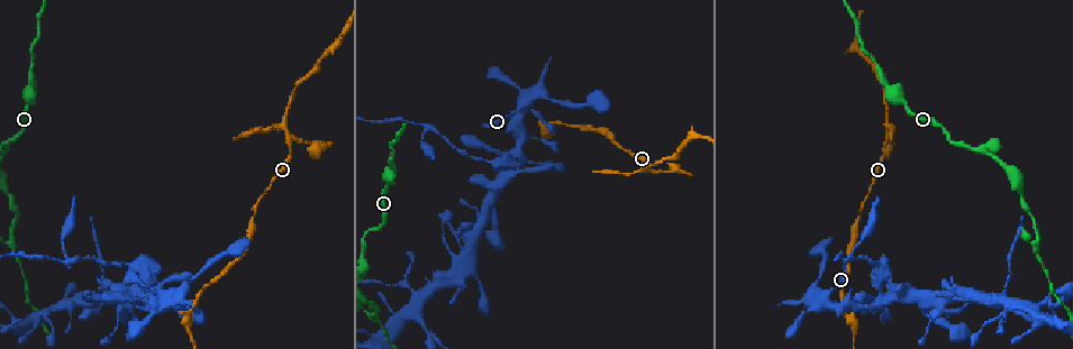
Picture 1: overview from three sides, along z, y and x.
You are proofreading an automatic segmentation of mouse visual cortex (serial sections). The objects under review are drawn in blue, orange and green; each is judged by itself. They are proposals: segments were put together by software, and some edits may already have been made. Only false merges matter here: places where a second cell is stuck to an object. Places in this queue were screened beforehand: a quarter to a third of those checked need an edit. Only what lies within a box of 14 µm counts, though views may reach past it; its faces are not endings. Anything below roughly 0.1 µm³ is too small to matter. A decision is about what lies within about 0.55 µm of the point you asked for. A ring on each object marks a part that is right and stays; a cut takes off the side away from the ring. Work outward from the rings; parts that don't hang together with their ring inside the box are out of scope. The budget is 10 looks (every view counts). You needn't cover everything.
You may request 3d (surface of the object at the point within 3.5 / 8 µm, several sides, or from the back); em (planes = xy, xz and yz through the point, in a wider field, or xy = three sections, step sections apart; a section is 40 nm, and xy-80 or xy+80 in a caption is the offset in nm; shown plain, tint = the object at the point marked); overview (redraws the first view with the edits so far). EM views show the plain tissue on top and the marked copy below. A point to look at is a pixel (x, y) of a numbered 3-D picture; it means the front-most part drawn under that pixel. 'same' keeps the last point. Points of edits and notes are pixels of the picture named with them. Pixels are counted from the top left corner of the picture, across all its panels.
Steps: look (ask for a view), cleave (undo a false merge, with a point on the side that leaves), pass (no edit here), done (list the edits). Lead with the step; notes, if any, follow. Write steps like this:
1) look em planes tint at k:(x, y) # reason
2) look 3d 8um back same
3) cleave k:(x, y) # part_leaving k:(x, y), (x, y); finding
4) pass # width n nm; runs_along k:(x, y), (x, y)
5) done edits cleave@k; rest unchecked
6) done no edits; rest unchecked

look 3d 8um at 1:(885, 140) # branch point

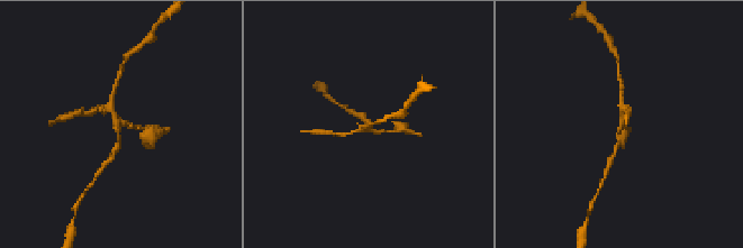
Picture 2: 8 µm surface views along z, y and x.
look 3d 3.5um at 2:(621, 125)

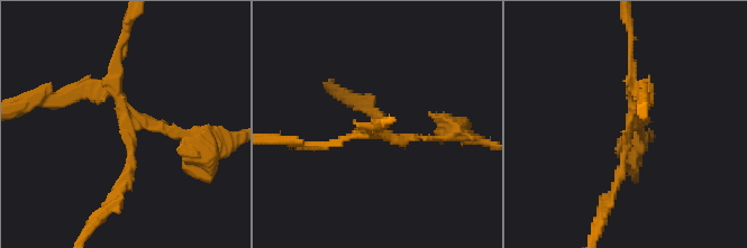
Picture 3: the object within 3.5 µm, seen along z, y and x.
look em xy step 3 tint at 3:(631, 128) # now the EM

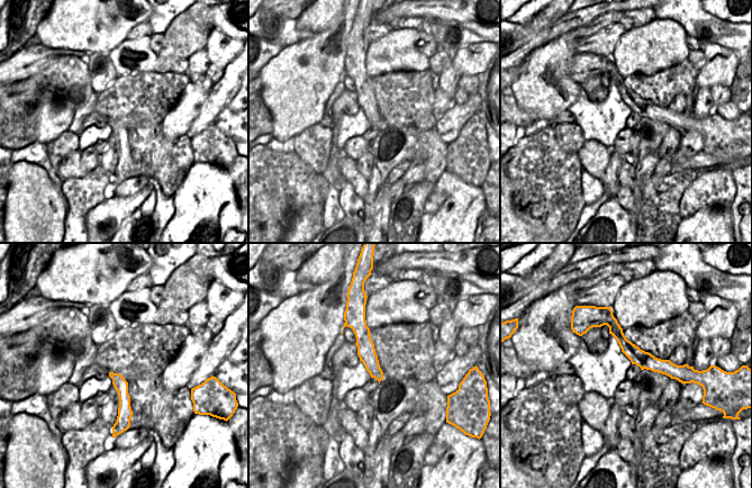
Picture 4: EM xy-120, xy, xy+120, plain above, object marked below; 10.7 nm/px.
cleave 3:(69, 98) # two cells meet here

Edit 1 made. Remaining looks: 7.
look 3d 3.5um at 1:(543, 94)

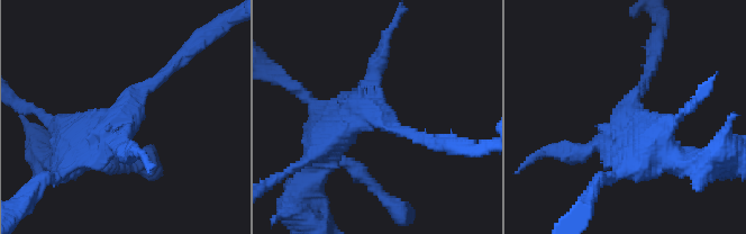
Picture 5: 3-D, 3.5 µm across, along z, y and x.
look em xy step 5 tint at 5:(381, 120) # shape alone is not enough

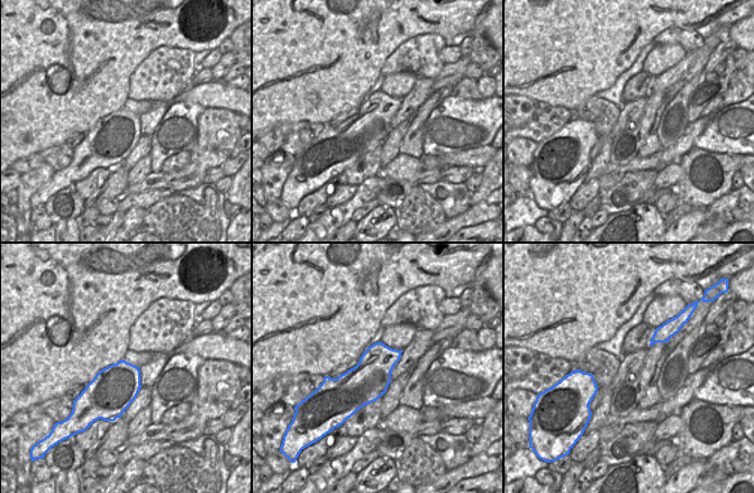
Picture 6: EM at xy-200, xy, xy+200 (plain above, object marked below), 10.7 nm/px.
pass # runs_along 5:(70, 140), (100, 136), (183, 56); all the same cell

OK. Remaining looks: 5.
look 3d 3.5um at 1:(406, 287) # sudden change in width

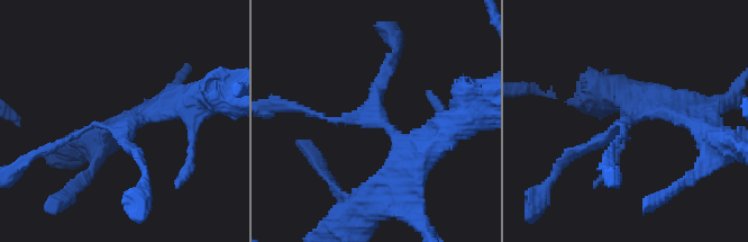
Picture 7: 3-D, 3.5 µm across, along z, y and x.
look em xy step 5 tint at 7:(626, 120) # need the tissue

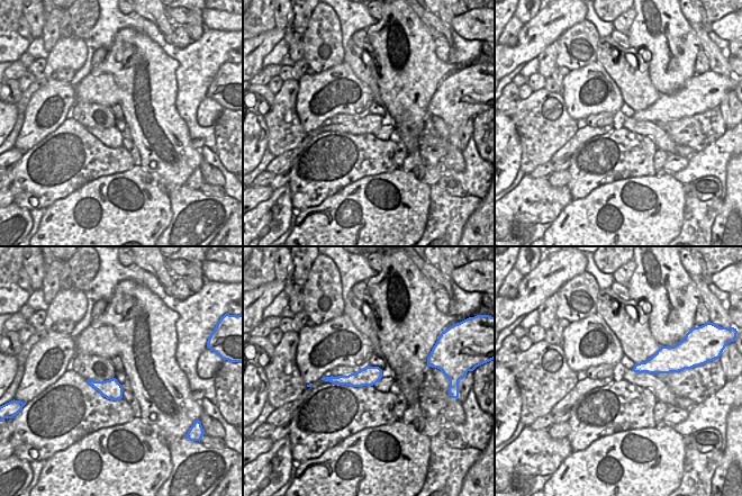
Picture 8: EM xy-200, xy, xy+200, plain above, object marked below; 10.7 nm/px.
pass # all the same cell

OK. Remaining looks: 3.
look 3d 3.5um at 1:(23, 324) # sudden change in width

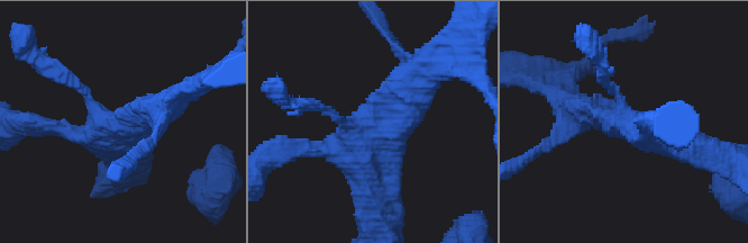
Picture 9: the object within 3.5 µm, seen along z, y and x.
look em xy step 3 tint at 9:(116, 123) # now the EM

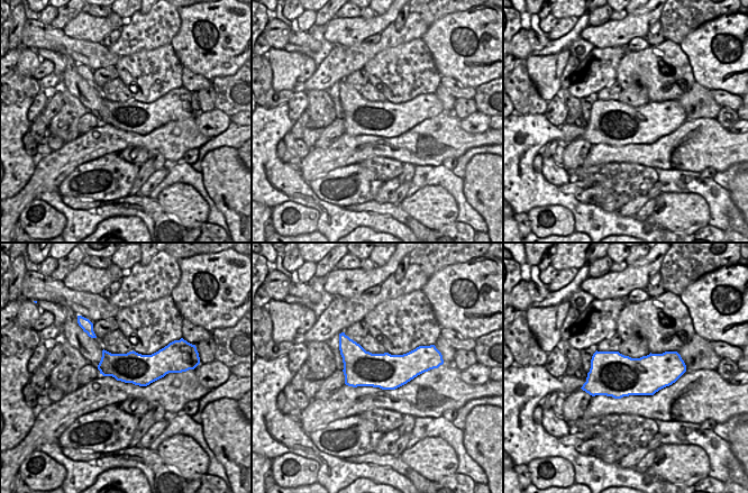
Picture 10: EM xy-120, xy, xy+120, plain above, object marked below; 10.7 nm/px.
pass # runs_along 9:(421, 70), (356, 145), (321, 151); continuous, no second cell

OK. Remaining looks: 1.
done edits cleave@3; rest unchecked

